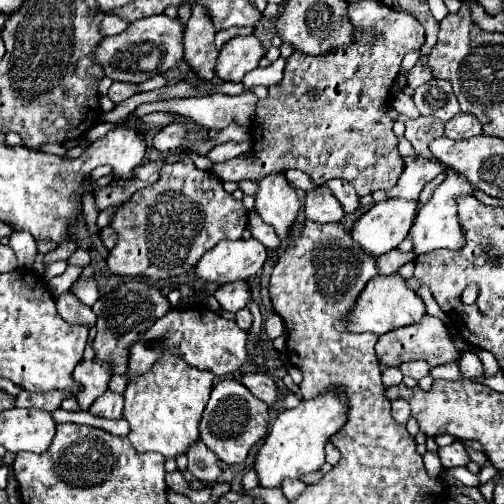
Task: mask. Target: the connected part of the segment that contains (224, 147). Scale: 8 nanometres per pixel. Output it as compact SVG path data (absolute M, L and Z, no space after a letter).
M227 142L227 144L221 144L217 148L213 148L213 152L209 152L209 160L211 162L225 162L225 160L231 160L231 158L237 158L237 156L243 156L251 150L251 142Z

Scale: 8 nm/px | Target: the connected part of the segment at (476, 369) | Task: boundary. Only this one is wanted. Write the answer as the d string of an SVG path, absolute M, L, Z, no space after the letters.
M465 350L461 354L461 358L459 358L459 370L461 370L463 378L479 378L479 376L483 376L483 364L477 358L477 354L471 352L471 350Z

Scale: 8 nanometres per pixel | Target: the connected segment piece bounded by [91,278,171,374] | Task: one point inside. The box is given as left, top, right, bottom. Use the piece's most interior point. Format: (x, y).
(123, 315)

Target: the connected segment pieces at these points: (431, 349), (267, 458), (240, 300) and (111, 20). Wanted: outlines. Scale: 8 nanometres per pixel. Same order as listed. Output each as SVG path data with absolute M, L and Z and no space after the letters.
M427 314L421 318L421 322L417 322L413 326L397 328L397 330L391 330L389 334L379 336L375 352L377 352L379 362L385 366L399 366L399 364L411 362L411 360L425 360L431 366L441 366L441 364L447 364L447 362L453 362L459 358L459 352L455 350L455 344L451 340L451 336L447 334L445 324L439 318L433 318Z
M329 388L321 396L301 400L297 408L283 410L277 416L255 460L255 470L261 480L261 486L279 488L283 478L299 478L301 474L319 470L319 466L325 462L325 444L335 432L339 432L345 426L349 414L349 406L337 394L337 388Z
M243 280L233 282L233 284L225 284L215 292L215 298L217 298L217 302L221 304L221 308L225 312L233 312L235 314L249 300L249 284L243 282Z
M107 14L107 16L101 20L101 24L99 24L99 32L101 32L103 36L115 36L115 34L123 32L127 26L129 26L129 22L121 20L121 18L115 16L115 14Z

